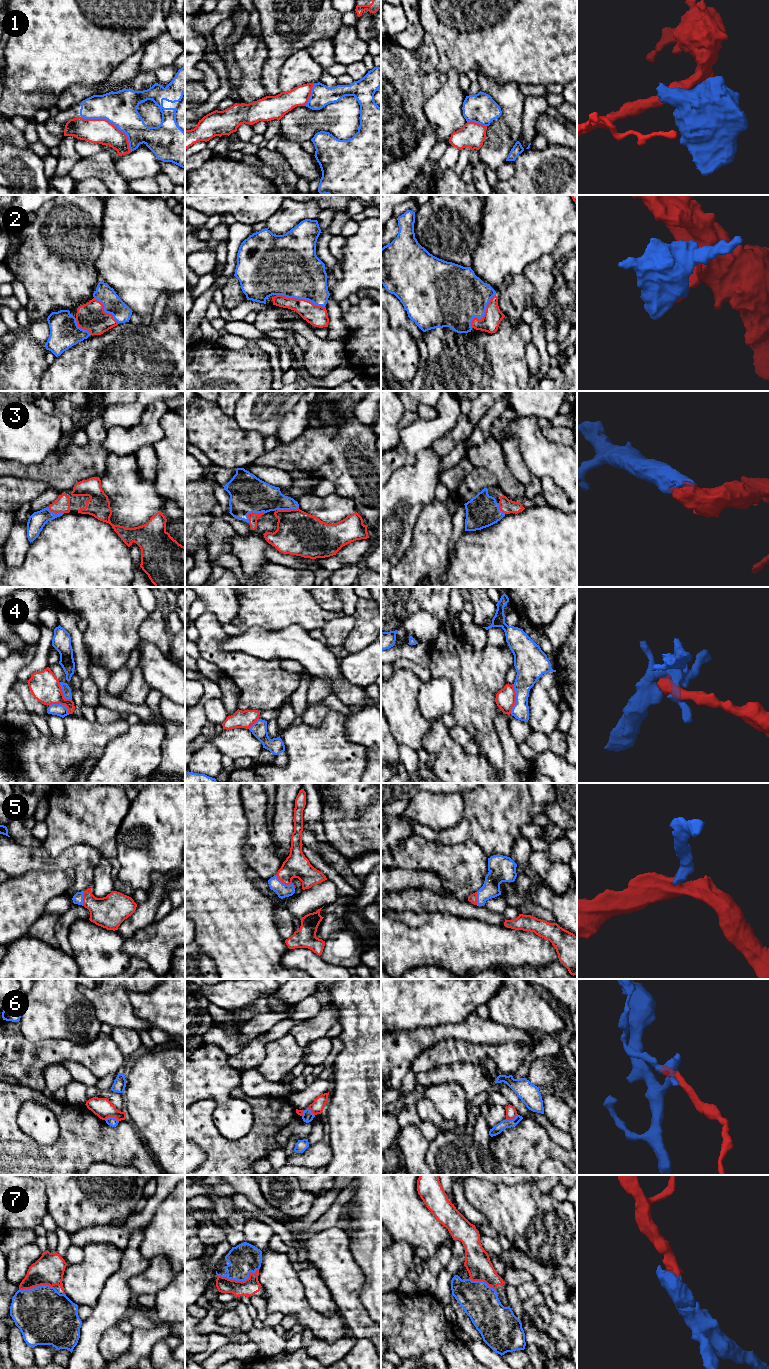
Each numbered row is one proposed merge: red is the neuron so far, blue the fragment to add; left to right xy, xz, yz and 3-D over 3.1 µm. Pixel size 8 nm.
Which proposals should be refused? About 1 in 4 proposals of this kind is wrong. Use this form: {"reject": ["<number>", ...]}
{"reject": ["1", "4", "6"]}

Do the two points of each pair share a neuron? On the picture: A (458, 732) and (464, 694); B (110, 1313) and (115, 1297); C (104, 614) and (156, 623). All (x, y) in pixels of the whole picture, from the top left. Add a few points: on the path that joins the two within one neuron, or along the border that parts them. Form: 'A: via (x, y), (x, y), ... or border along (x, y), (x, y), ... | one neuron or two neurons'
A: border along (457, 725), (464, 728), (473, 740) | two neurons
B: via (110, 1309), (114, 1301) | one neuron
C: border along (150, 613), (139, 627), (138, 635), (140, 638) | two neurons

